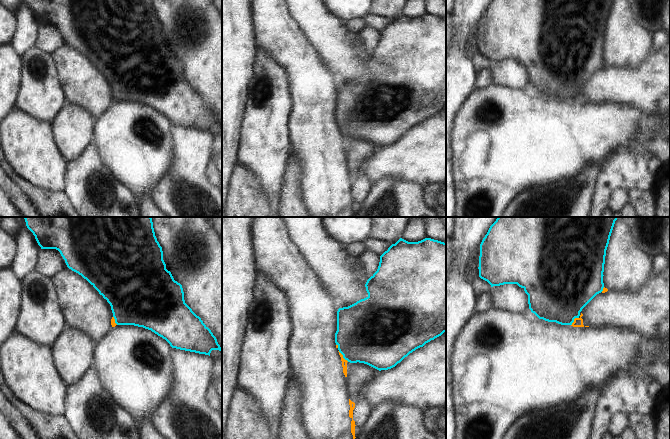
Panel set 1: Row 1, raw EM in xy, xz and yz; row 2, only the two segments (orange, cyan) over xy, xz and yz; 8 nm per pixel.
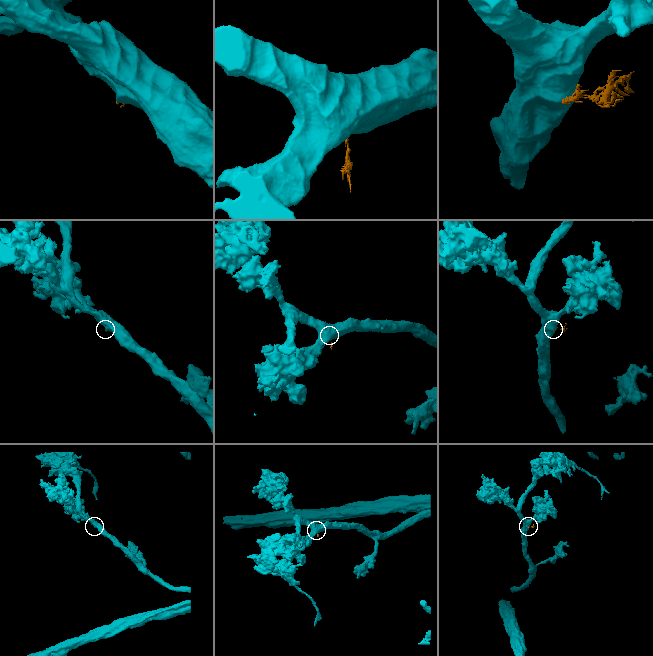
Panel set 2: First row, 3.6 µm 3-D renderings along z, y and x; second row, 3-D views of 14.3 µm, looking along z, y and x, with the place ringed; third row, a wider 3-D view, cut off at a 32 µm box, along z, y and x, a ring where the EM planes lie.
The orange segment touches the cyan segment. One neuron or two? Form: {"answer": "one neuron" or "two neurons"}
{"answer": "two neurons"}

